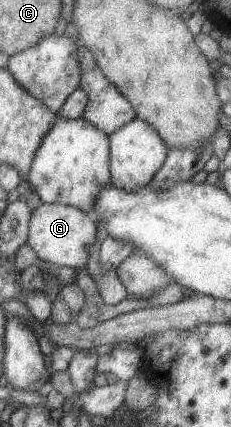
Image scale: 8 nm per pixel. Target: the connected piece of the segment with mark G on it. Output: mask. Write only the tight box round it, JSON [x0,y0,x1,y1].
[26,203,96,271]

